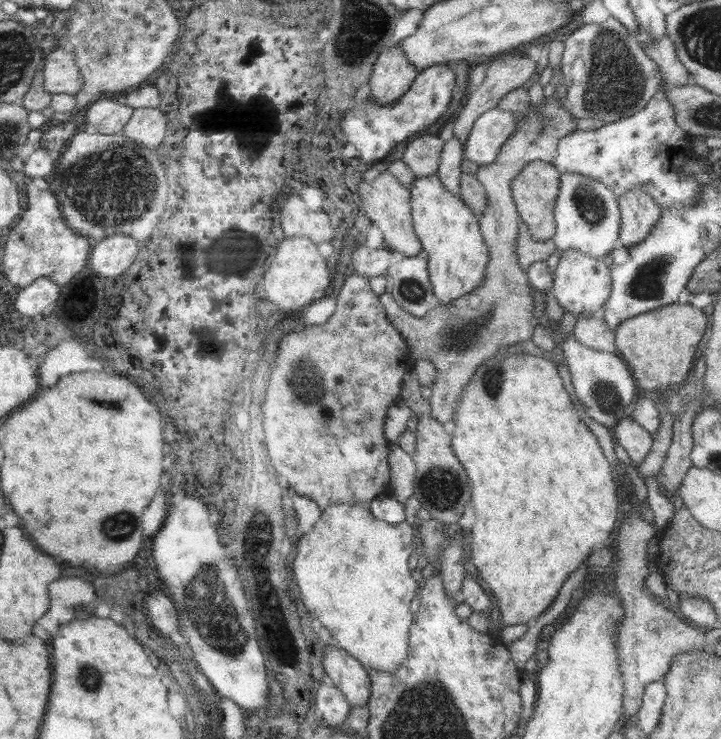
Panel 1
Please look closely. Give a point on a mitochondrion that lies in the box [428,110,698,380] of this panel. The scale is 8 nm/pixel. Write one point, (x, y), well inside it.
(452, 337)

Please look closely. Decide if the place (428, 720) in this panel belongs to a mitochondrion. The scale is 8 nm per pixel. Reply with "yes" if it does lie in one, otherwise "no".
yes

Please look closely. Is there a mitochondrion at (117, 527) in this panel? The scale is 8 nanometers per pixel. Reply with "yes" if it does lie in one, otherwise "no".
yes

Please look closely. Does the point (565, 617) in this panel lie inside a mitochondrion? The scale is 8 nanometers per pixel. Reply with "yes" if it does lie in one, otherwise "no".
no

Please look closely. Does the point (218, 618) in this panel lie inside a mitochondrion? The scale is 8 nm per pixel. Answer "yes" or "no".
yes

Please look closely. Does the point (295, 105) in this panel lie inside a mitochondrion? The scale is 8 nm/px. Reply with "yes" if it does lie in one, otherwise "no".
no

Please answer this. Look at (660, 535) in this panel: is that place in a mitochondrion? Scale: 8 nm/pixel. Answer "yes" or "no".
no

